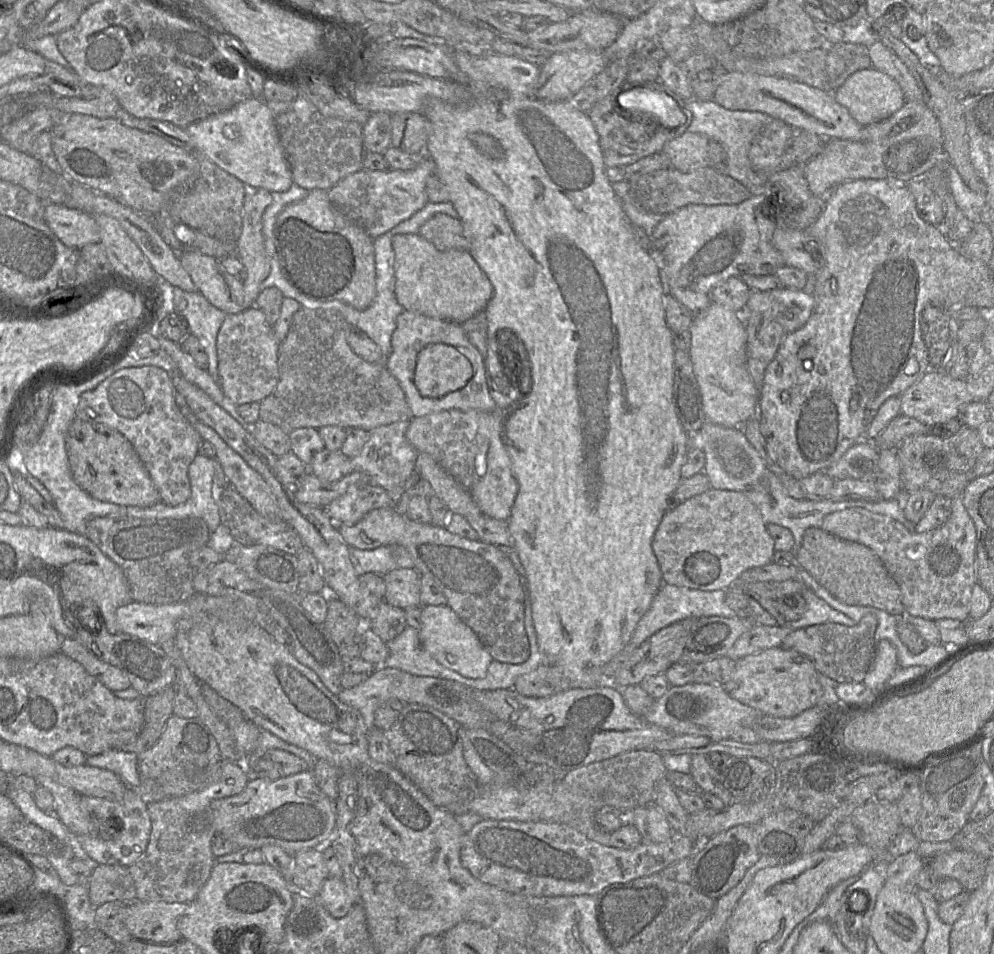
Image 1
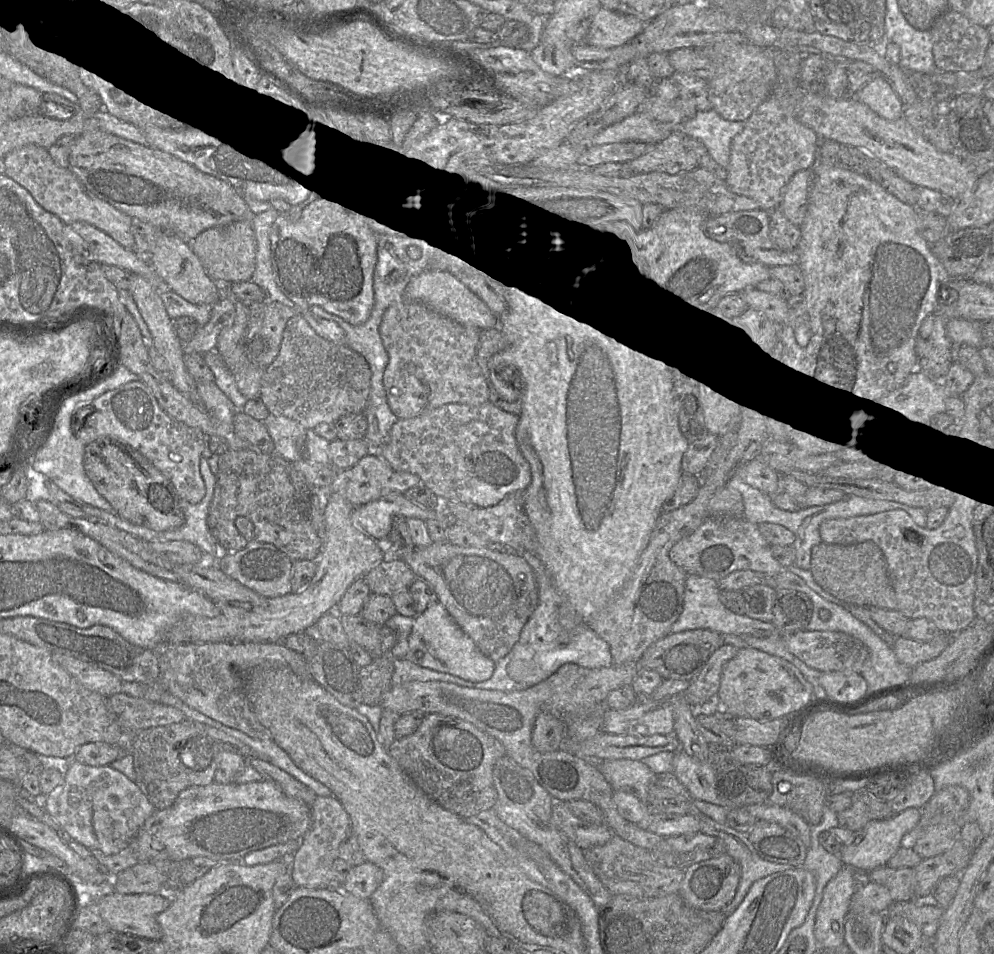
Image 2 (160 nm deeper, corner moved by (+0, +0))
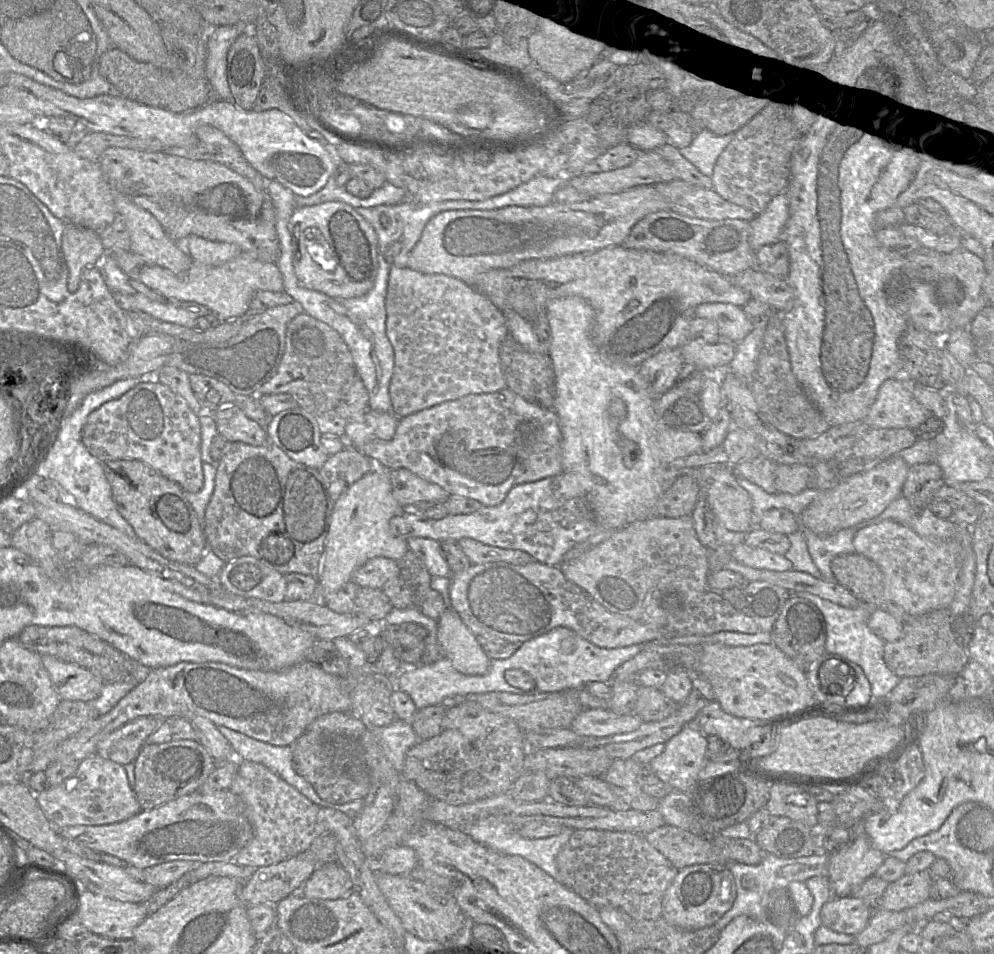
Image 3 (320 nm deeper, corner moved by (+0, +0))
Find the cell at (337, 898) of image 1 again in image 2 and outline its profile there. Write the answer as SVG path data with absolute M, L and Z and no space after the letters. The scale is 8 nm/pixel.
M364 862L351 868L342 889L356 897L369 899L383 881L383 877L380 867L370 862Z

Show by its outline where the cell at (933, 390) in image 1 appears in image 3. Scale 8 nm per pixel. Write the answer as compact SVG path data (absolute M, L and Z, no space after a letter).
M904 377L886 380L864 418L871 428L909 428L914 430L931 412L907 388Z

